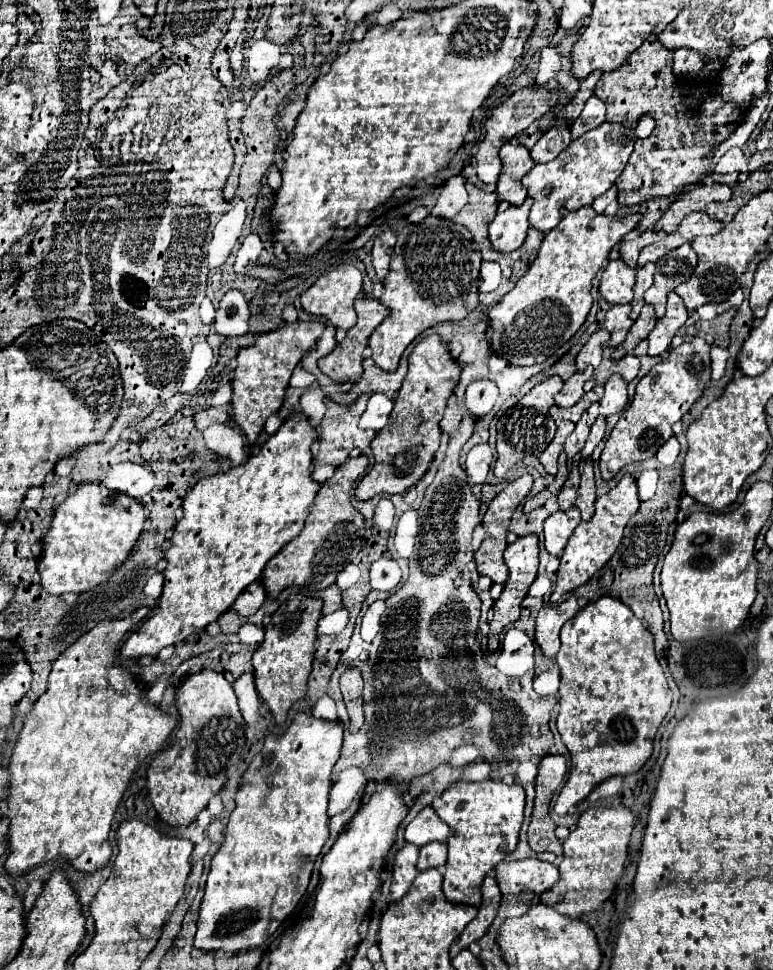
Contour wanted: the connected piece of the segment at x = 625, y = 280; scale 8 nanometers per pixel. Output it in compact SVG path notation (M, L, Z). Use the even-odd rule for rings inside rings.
M622 260L608 262L600 280L602 298L610 304L630 304L634 276L636 276L636 270L626 266Z

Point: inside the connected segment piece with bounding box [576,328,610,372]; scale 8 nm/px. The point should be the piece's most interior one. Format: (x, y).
(591, 352)

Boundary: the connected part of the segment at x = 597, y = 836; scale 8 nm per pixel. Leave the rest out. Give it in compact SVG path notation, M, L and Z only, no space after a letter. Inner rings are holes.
M626 806L586 810L578 820L576 830L564 840L562 862L558 864L560 882L542 894L542 902L570 918L580 918L586 912L598 910L612 896L616 882L624 872L632 830L634 816Z

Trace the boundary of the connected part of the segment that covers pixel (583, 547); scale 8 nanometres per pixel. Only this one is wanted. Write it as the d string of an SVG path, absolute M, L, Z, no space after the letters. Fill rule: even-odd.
M624 474L624 478L618 482L616 488L612 488L608 494L600 496L596 500L596 514L592 516L592 520L582 522L574 534L568 540L568 546L564 548L564 554L560 558L560 570L558 570L558 578L556 578L556 588L550 596L552 602L560 602L562 596L570 594L572 590L576 590L578 586L586 584L616 552L616 548L622 542L622 534L624 528L628 524L628 520L638 512L640 500L638 500L638 488L636 482L630 474Z

